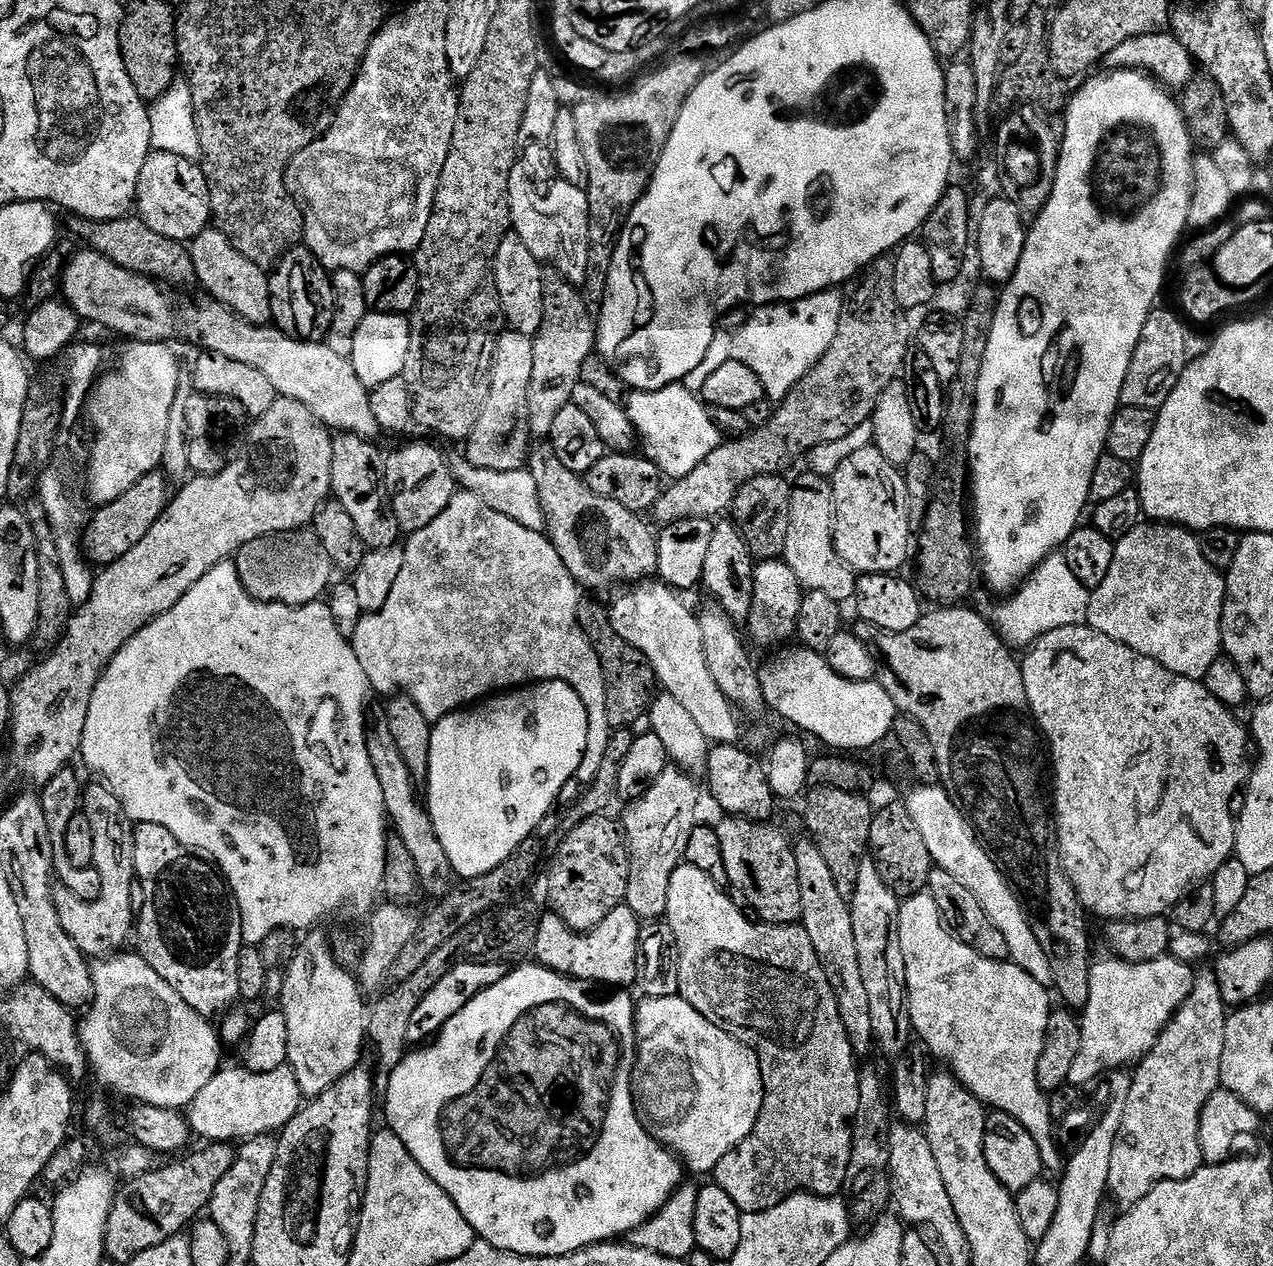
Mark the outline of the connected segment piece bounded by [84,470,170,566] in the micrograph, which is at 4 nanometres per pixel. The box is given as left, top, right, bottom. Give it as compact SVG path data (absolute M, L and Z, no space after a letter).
M157 470L146 474L122 498L114 502L97 507L88 529L84 532L84 552L99 566L107 566L118 562L122 554L130 554L142 538L146 538L150 526L158 522L158 518L164 513L170 499L170 481L164 472Z

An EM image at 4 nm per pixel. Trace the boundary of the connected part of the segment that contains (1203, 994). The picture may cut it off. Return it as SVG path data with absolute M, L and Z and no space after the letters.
M1197 971L1195 977L1190 994L1182 1002L1180 1009L1172 1015L1171 1022L1157 1036L1151 1050L1135 1065L1130 1076L1132 1085L1126 1098L1126 1110L1122 1114L1118 1138L1114 1138L1108 1179L1111 1199L1113 1196L1124 1210L1142 1202L1142 1198L1146 1198L1146 1194L1150 1194L1156 1184L1161 1184L1164 1180L1190 1178L1204 1164L1202 1146L1198 1142L1198 1126L1206 1102L1221 1087L1220 1067L1229 1013L1226 1011L1214 972Z

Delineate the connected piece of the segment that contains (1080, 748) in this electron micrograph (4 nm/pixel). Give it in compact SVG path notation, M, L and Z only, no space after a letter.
M1087 623L1050 630L1050 634L1042 634L1042 638L1034 641L1025 652L1028 653L1022 656L1020 669L1024 675L1026 698L1032 707L1032 719L1036 721L1050 749L1050 764L1054 772L1056 768L1054 839L1058 845L1060 863L1064 865L1064 873L1070 878L1081 906L1085 913L1093 917L1101 916L1104 922L1145 920L1171 913L1173 904L1178 903L1189 889L1207 881L1223 863L1233 859L1236 850L1236 820L1234 808L1232 812L1232 791L1240 783L1241 787L1250 776L1249 729L1245 725L1243 728L1236 721L1237 713L1218 702L1218 698L1214 698L1214 694L1210 694L1210 690L1206 690L1201 681L1182 678L1166 670L1166 666L1154 662L1154 658L1146 658L1138 654L1138 650L1130 650L1130 646L1114 642L1114 638L1106 638L1106 634L1094 631Z

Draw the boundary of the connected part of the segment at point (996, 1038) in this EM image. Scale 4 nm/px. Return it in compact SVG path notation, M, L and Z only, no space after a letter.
M927 891L907 897L900 905L898 938L902 938L902 958L906 962L908 987L908 1015L912 1020L912 1031L928 1044L936 1060L945 1060L947 1067L960 1083L969 1088L980 1099L981 1104L997 1112L1005 1112L1026 1126L1030 1138L1038 1145L1038 1154L1050 1173L1063 1173L1065 1157L1060 1157L1056 1145L1054 1121L1050 1114L1048 1098L1038 1086L1036 1070L1038 1058L1048 1029L1048 1019L1054 1004L1048 1001L1049 989L1039 984L1026 972L1008 960L982 958L970 946L966 946L940 917L934 898Z

